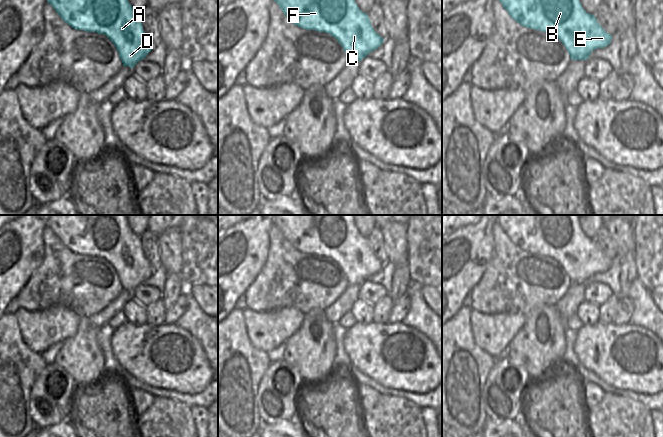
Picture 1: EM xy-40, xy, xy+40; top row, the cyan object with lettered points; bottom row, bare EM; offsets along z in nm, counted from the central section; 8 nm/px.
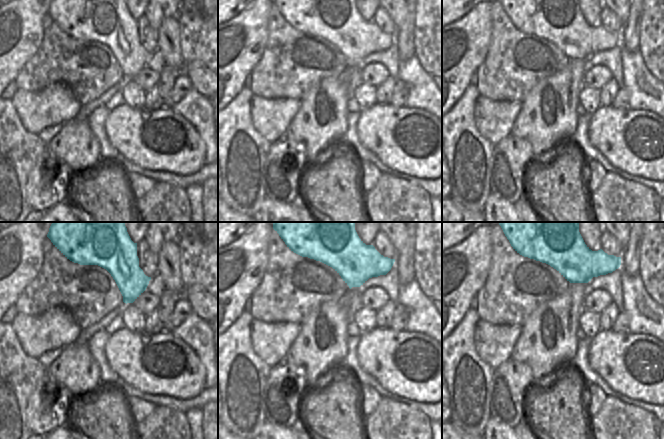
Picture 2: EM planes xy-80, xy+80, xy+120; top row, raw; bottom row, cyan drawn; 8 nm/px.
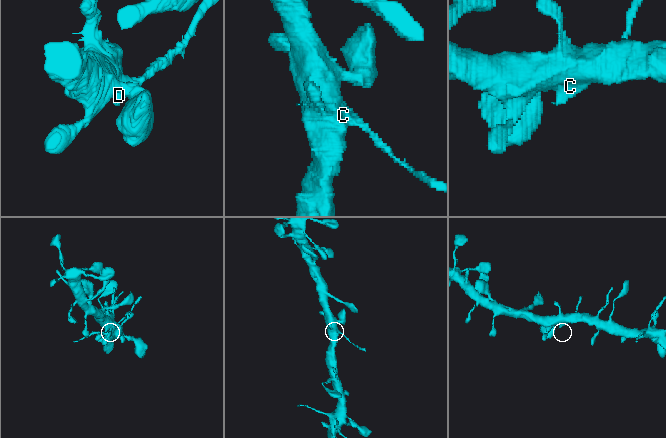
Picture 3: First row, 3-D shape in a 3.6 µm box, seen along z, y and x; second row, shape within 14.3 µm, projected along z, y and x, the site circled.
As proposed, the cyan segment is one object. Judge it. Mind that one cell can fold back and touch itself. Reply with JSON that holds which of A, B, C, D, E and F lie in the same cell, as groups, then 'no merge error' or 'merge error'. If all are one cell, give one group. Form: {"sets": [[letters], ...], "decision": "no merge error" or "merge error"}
{"sets": [["A", "B", "C", "D", "F"], ["E"]], "decision": "merge error"}

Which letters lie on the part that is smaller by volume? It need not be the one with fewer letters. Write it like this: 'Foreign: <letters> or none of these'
Foreign: E

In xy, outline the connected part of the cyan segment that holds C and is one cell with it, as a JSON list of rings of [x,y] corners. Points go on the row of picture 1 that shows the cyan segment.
[[[274,0],[285,16],[296,26],[306,30],[326,32],[337,39],[343,47],[347,60],[365,58],[373,49],[363,41],[363,33],[371,21],[368,15],[362,12],[355,0]]]

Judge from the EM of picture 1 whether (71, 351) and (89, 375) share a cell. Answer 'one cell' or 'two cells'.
one cell

